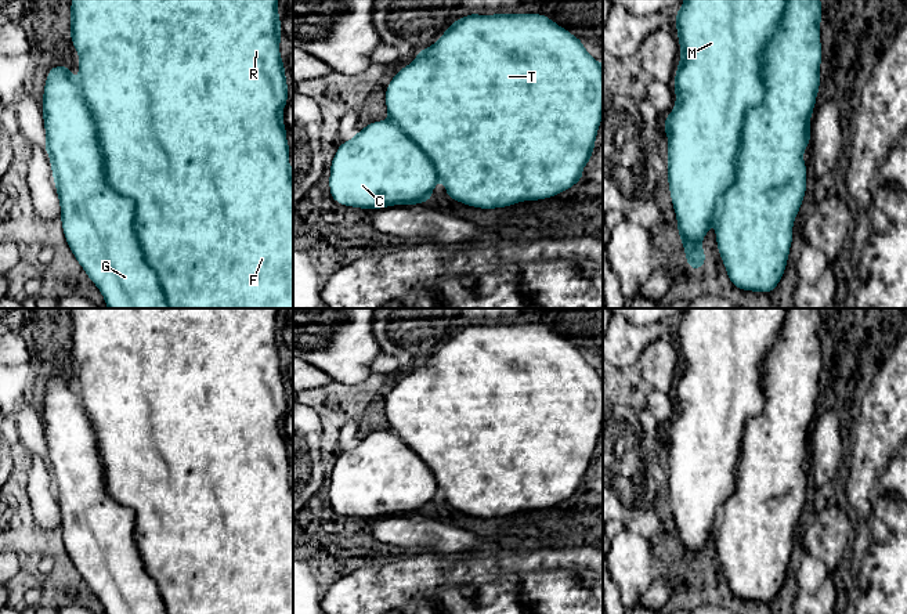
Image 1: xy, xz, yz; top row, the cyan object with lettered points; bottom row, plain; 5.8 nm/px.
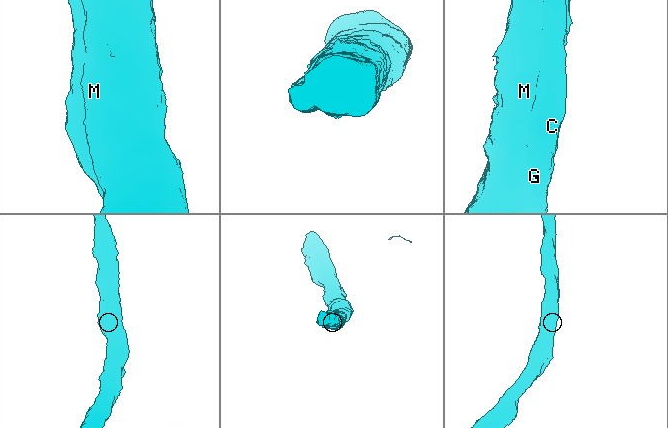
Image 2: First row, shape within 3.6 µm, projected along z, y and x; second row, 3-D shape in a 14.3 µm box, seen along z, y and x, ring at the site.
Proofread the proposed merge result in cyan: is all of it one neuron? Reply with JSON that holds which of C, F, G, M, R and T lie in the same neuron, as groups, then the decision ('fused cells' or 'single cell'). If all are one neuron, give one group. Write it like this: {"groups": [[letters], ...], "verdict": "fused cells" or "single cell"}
{"groups": [["C", "F", "G", "M", "R", "T"]], "verdict": "single cell"}

